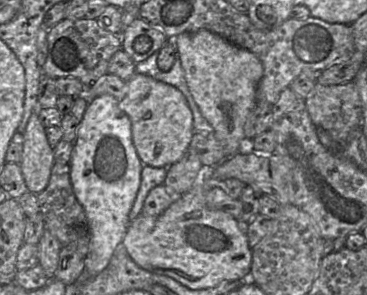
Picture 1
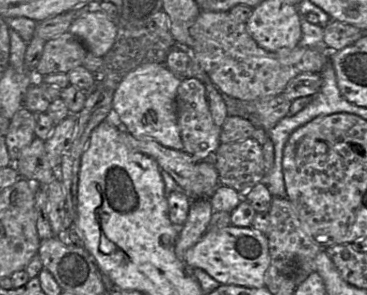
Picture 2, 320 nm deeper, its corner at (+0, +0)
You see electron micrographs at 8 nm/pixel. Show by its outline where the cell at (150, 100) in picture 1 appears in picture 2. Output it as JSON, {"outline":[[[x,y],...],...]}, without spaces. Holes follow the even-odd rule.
{"outline":[[[146,63],[130,71],[115,90],[112,100],[112,109],[119,115],[123,128],[136,138],[154,139],[165,147],[182,151],[176,106],[181,81],[164,63]]]}

